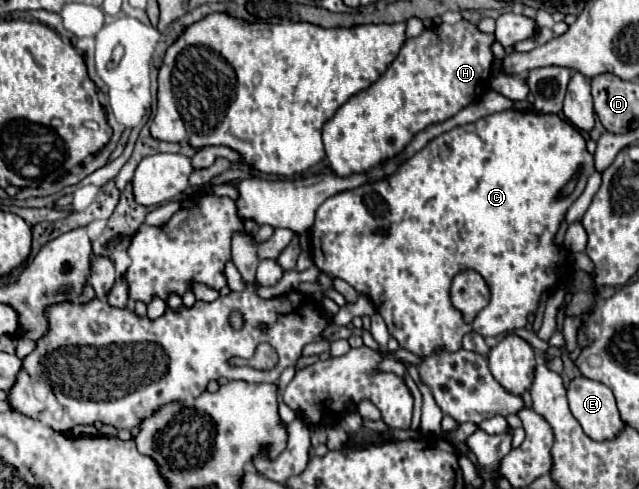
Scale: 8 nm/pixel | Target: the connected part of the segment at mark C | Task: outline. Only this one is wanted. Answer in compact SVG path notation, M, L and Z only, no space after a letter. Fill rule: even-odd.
M506 110L506 112L490 114L486 118L480 118L480 120L472 122L472 124L456 126L454 130L434 138L420 152L416 152L412 158L408 158L404 164L400 164L398 170L390 176L390 180L380 180L378 184L366 184L364 188L340 192L338 196L328 198L318 208L316 222L310 230L312 260L314 260L314 264L320 272L328 274L330 278L340 278L340 280L348 282L356 292L364 292L372 300L372 304L376 306L378 314L384 318L390 336L398 340L400 348L406 348L406 350L410 350L418 356L432 356L440 350L456 352L456 350L460 350L462 338L468 332L478 332L480 336L488 338L488 336L502 336L504 332L512 332L516 328L524 328L526 326L526 316L538 312L542 294L554 290L560 284L560 278L572 276L570 254L562 246L562 260L560 260L560 246L554 242L554 238L556 238L556 232L558 232L562 220L564 220L564 216L566 216L566 210L582 194L582 190L586 186L586 180L592 172L594 172L594 158L586 150L586 142L582 138L582 134L574 126L570 126L568 122L560 120L558 116L542 116L542 114L536 114L536 112L530 112L530 110L528 112ZM574 178L576 178L574 190L568 196L560 196L560 190ZM462 270L476 270L486 280L486 284L490 288L490 294L492 294L488 306L482 308L470 324L462 318L460 310L456 310L452 306L452 300L450 300L452 278Z

